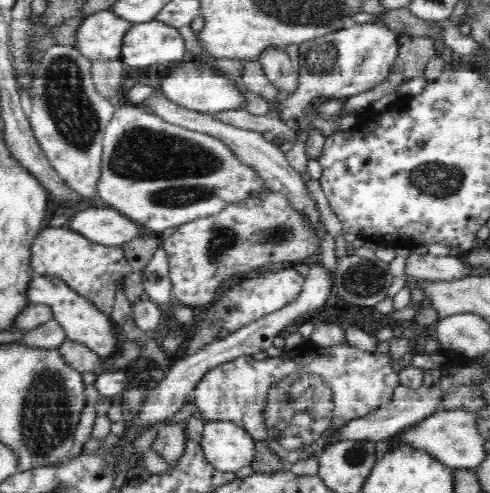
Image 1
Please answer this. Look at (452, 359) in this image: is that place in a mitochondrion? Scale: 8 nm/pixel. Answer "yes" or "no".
no

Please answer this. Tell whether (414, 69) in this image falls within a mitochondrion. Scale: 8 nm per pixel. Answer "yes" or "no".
no

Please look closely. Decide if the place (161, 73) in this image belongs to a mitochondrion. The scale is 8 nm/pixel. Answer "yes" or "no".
no

